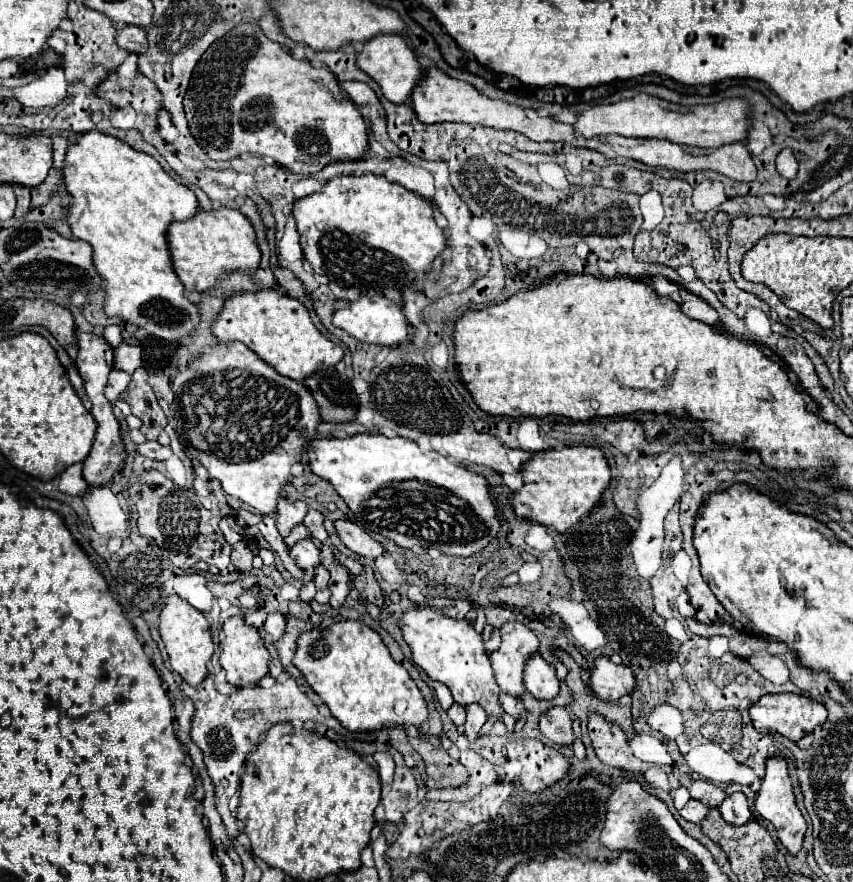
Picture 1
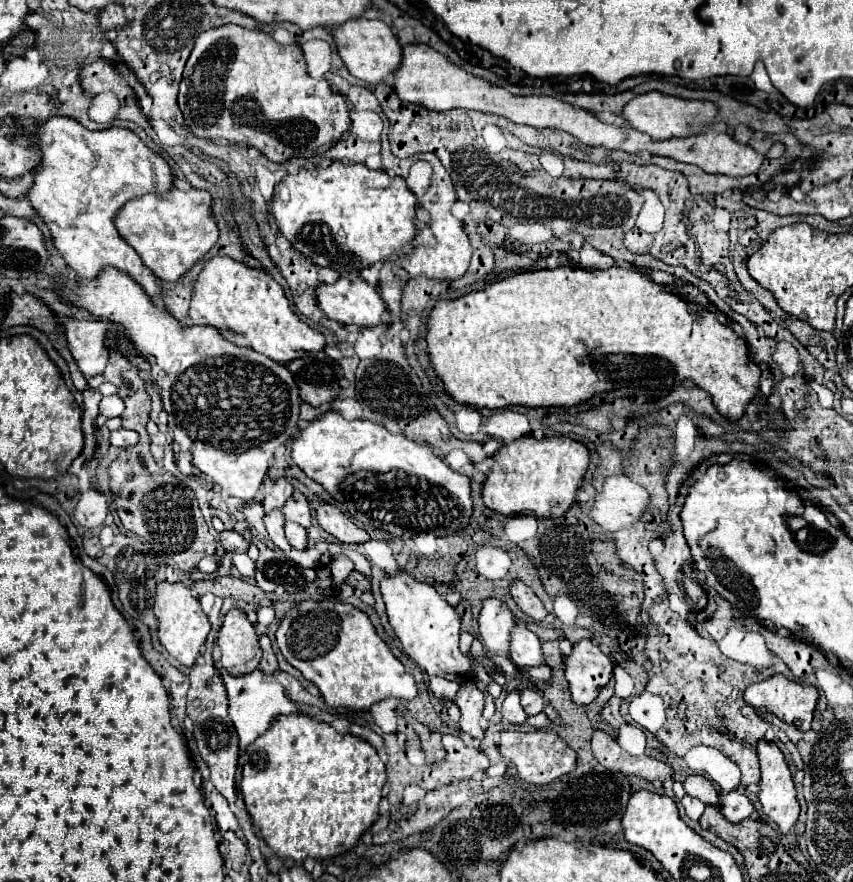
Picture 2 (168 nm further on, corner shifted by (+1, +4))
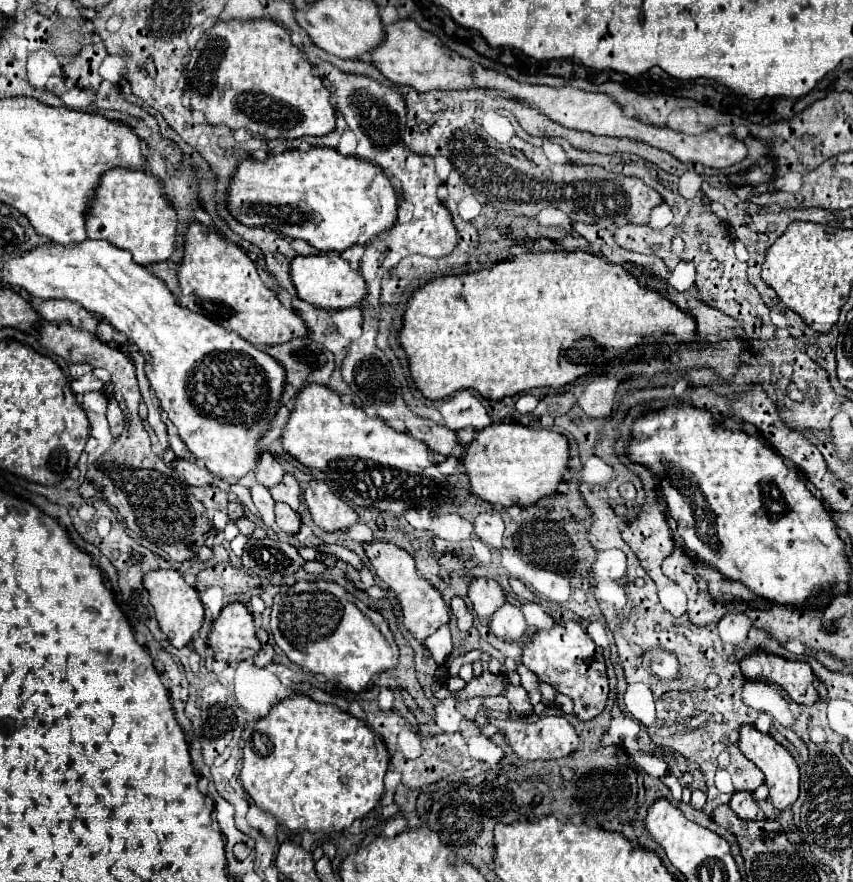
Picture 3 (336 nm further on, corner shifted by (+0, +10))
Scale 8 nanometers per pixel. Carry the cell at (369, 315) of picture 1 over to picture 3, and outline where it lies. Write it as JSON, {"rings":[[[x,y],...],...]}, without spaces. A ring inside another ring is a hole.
{"rings":[[[308,256],[308,258],[294,258],[292,262],[292,282],[296,286],[296,292],[302,300],[324,308],[324,310],[346,310],[346,308],[358,308],[362,306],[368,286],[362,274],[354,268],[350,268],[348,262],[344,262],[340,256]]]}

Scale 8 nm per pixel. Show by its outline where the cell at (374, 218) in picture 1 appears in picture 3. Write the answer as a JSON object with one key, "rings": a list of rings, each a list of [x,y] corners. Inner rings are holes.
{"rings":[[[312,148],[310,152],[298,152],[298,150],[286,150],[278,156],[268,156],[264,162],[256,162],[254,158],[248,158],[248,160],[242,160],[238,164],[238,170],[234,174],[234,180],[232,180],[232,186],[230,186],[230,194],[228,194],[228,206],[230,206],[230,214],[246,224],[246,226],[270,226],[272,230],[276,232],[282,232],[282,236],[294,236],[294,238],[300,238],[300,240],[306,240],[310,246],[314,246],[320,254],[328,254],[330,250],[332,252],[342,252],[354,244],[366,244],[370,242],[372,238],[384,234],[386,230],[390,230],[394,224],[396,224],[396,210],[398,210],[398,194],[396,190],[392,188],[388,176],[382,172],[380,166],[372,164],[372,162],[366,162],[366,160],[360,160],[360,158],[354,158],[354,156],[342,156],[336,148]]]}

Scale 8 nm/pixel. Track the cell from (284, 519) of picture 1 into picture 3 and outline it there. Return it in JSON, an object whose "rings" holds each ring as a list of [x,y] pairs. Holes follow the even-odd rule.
{"rings":[[[262,452],[262,458],[260,458],[260,464],[258,464],[258,470],[256,470],[256,478],[262,486],[266,488],[274,488],[282,482],[284,478],[284,468],[280,466],[280,462],[270,454],[270,452]]]}

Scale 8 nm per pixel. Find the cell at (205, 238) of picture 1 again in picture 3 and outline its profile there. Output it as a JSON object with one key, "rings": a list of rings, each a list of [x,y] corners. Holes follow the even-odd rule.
{"rings":[[[110,170],[106,178],[102,178],[100,190],[92,202],[92,214],[86,222],[92,240],[106,240],[116,248],[128,250],[140,266],[166,262],[176,248],[178,212],[164,194],[162,180],[144,170]]]}

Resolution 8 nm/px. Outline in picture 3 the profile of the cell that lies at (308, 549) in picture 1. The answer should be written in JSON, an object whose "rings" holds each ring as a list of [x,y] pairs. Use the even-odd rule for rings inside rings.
{"rings":[[[278,502],[274,512],[276,512],[276,524],[278,524],[278,528],[280,528],[282,532],[286,532],[286,534],[296,534],[296,532],[300,530],[300,516],[298,516],[298,512],[294,512],[290,506]]]}

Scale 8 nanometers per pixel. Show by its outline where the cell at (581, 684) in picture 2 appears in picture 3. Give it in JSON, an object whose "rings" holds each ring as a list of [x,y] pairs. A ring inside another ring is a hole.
{"rings":[[[562,622],[552,630],[538,630],[524,644],[522,664],[532,670],[540,680],[548,684],[558,684],[560,692],[574,700],[574,714],[580,720],[590,720],[598,716],[608,700],[608,676],[604,656],[598,652],[594,640],[586,634],[580,622]]]}

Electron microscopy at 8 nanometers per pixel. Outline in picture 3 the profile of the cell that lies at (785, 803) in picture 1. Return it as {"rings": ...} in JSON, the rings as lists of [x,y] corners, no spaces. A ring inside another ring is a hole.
{"rings":[[[742,726],[740,728],[740,742],[738,742],[742,754],[752,760],[766,776],[766,786],[770,790],[770,800],[772,800],[772,806],[776,810],[786,810],[790,808],[796,800],[798,800],[798,782],[800,782],[800,772],[798,772],[798,764],[796,760],[792,758],[792,754],[780,746],[772,736],[768,734],[762,734],[758,732],[754,726]]]}

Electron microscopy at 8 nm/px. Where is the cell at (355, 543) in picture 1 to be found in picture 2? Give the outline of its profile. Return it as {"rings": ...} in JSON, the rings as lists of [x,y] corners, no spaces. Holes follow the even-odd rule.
{"rings":[[[321,504],[317,508],[317,522],[319,526],[329,532],[331,536],[335,536],[339,542],[345,544],[365,544],[369,540],[369,534],[355,526],[337,506],[333,504]]]}

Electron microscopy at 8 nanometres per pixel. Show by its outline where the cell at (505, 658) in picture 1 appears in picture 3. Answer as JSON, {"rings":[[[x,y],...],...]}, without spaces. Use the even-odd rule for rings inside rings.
{"rings":[[[476,578],[470,584],[470,600],[474,612],[482,622],[490,622],[492,616],[506,604],[506,594],[498,582],[488,578]]]}

